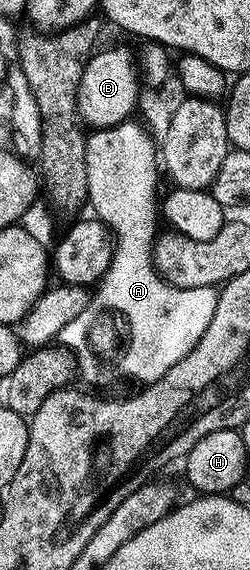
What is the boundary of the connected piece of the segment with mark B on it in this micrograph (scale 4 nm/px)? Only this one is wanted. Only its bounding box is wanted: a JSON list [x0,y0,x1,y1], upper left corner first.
[78,45,141,130]

